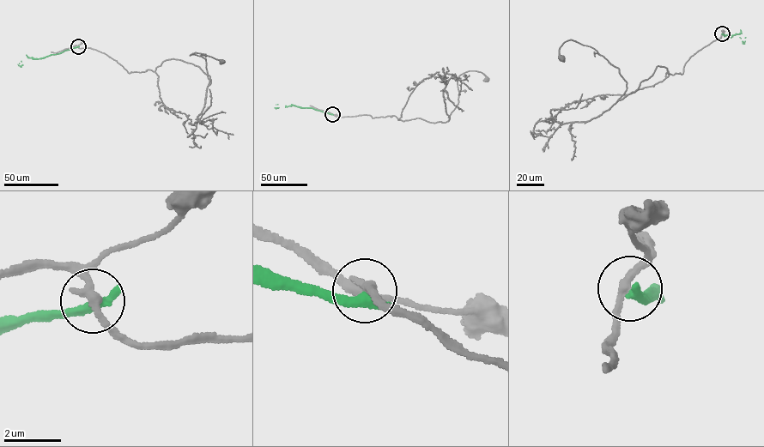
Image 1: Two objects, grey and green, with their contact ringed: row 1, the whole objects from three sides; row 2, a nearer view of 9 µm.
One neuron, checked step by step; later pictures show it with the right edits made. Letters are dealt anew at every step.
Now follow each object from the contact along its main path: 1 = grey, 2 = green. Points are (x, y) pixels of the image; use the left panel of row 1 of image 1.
1: (78, 46), (104, 52), (130, 73), (178, 59), (199, 67), (209, 85), (206, 59), (190, 56), (222, 62)
2: (78, 46), (37, 59), (27, 57), (21, 66), (18, 65)

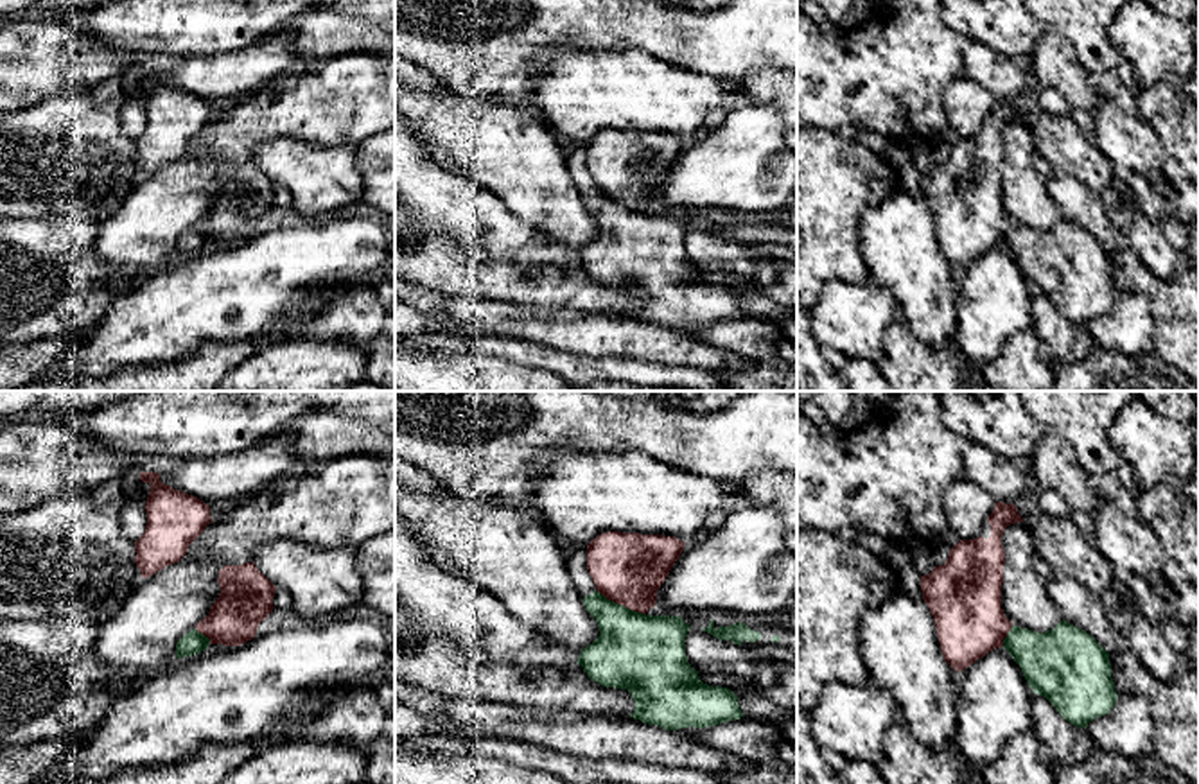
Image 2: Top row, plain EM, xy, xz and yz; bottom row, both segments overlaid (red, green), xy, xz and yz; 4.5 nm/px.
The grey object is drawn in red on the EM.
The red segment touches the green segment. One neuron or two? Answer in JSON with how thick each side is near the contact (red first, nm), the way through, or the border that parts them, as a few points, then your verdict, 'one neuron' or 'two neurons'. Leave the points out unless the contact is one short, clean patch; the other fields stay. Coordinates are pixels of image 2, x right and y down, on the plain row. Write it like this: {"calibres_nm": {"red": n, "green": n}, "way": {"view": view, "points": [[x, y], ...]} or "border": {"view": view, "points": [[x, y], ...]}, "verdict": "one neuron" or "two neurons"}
{"calibres_nm": {"red": 320, "green": 360}, "border": {"view": "xz", "points": [[596, 187], [607, 196], [645, 212]]}, "verdict": "two neurons"}

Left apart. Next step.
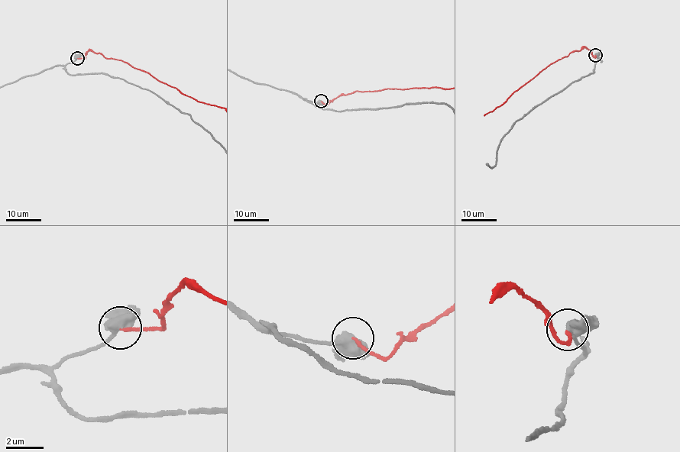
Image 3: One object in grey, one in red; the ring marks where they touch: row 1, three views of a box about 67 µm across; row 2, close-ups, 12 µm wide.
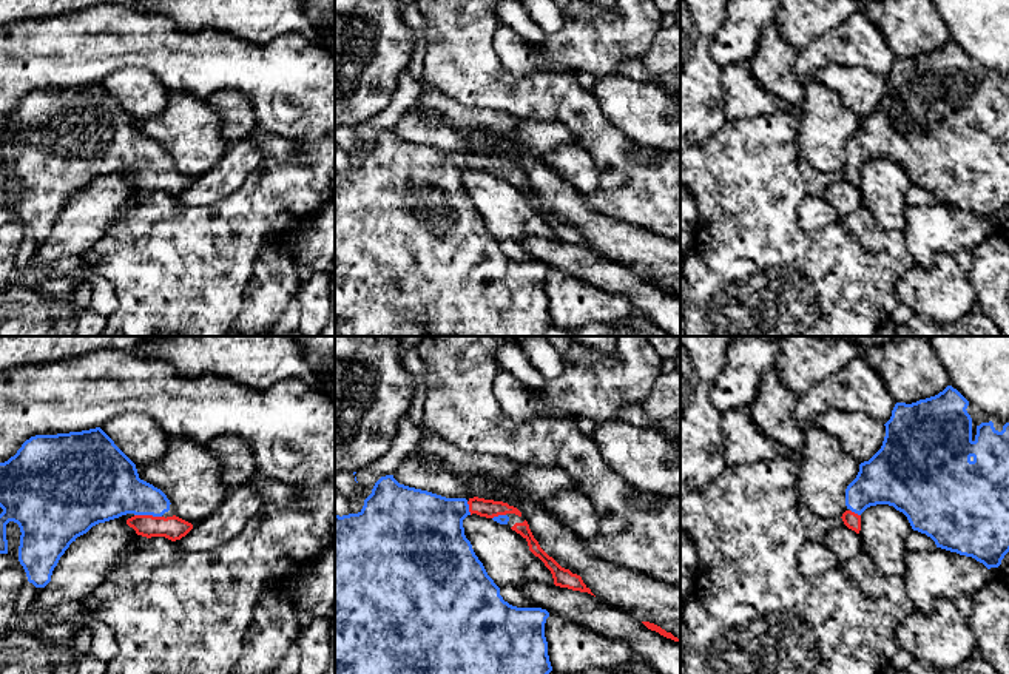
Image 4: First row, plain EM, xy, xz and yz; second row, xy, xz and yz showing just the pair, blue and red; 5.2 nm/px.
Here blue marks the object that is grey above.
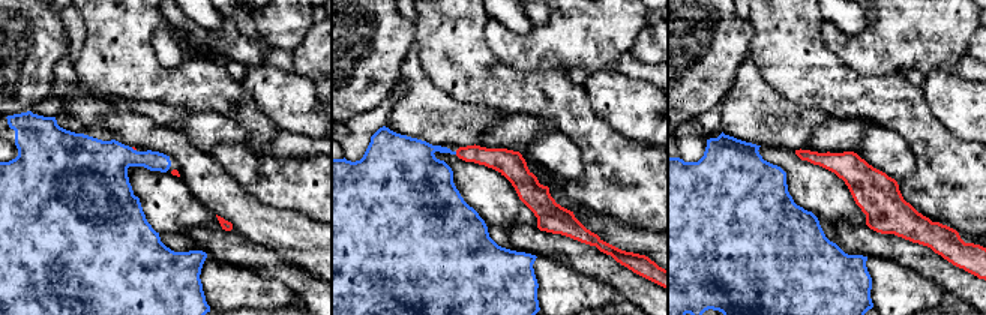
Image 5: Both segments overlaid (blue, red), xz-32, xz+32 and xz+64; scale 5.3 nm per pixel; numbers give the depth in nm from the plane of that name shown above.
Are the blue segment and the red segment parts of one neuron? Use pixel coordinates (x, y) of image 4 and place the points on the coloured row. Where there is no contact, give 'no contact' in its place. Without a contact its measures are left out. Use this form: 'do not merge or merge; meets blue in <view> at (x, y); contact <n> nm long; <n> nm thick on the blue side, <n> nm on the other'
merge; meets blue in xy at (148, 514); contact 140 nm long; 320 nm thick on the blue side, 130 nm on the other

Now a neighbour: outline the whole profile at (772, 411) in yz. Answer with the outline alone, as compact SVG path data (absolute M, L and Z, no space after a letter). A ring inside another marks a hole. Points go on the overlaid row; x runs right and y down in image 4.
M770 369L747 407L750 420L762 433L793 452L801 452L805 444L805 435L793 416L798 398L799 395L782 384L779 373Z

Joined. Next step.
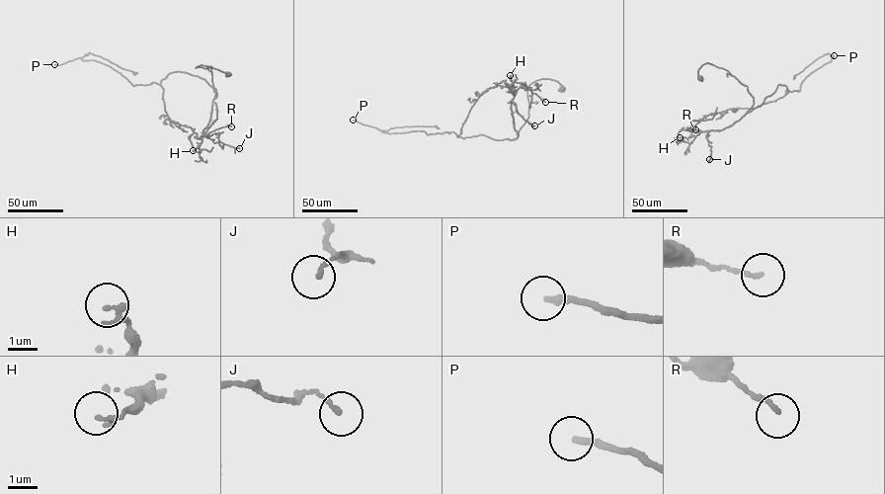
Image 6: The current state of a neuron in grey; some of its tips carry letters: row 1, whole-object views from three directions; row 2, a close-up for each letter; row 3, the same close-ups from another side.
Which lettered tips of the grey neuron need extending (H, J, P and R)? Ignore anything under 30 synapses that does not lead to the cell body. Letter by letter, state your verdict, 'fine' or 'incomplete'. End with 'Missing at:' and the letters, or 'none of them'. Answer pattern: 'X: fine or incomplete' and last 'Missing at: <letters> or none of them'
H: fine
J: fine
P: incomplete
R: fine
Missing at: P

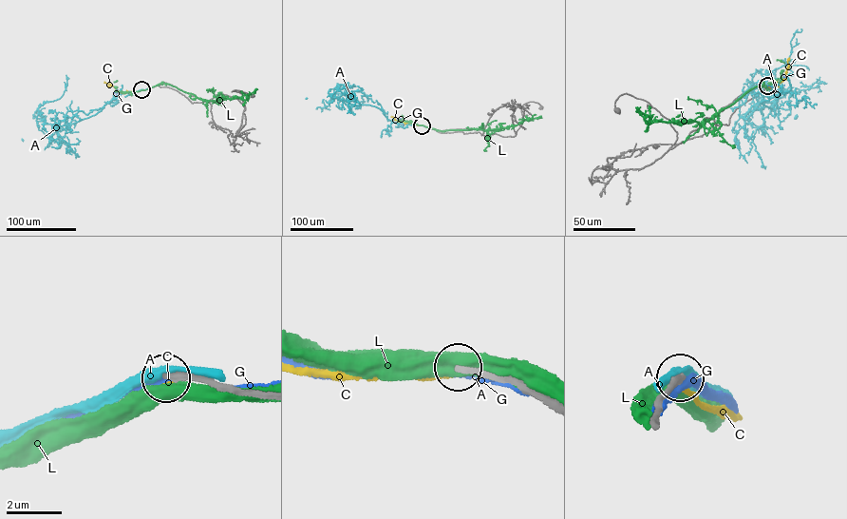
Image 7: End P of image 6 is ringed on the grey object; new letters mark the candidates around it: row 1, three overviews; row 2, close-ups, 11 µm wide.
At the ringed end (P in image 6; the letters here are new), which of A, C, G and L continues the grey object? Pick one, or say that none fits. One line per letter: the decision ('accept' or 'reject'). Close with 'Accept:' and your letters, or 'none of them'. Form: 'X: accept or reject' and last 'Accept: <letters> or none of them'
A: reject
C: reject
G: reject
L: reject
Accept: none of them

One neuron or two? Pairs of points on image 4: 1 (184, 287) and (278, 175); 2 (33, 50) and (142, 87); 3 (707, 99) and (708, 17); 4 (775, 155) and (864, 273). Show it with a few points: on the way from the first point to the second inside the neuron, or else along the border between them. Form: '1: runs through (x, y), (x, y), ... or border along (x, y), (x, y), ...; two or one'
1: runs through (205, 259), (227, 232), (256, 202); one
2: border along (145, 68), (122, 67), (101, 82); two
3: runs through (698, 79), (698, 37); one
4: runs through (772, 192), (772, 213), (827, 266); one

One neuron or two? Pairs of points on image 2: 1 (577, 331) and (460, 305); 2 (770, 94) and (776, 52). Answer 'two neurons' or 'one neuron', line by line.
1: one neuron
2: two neurons

